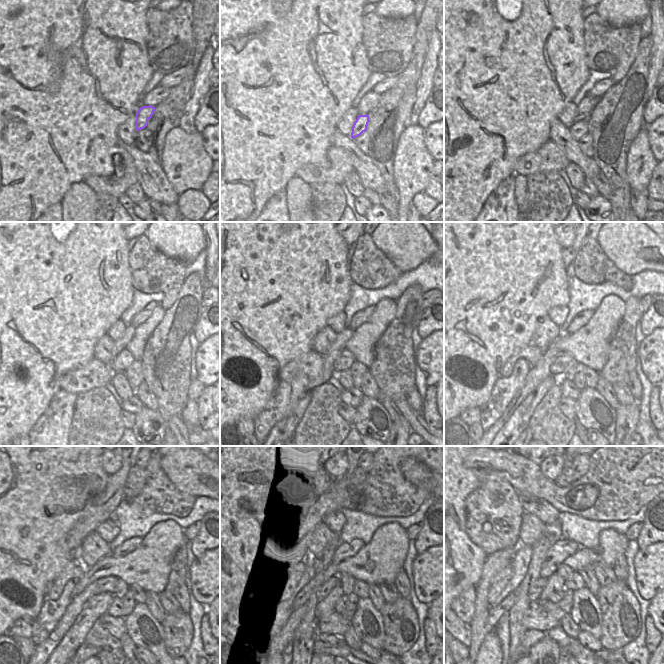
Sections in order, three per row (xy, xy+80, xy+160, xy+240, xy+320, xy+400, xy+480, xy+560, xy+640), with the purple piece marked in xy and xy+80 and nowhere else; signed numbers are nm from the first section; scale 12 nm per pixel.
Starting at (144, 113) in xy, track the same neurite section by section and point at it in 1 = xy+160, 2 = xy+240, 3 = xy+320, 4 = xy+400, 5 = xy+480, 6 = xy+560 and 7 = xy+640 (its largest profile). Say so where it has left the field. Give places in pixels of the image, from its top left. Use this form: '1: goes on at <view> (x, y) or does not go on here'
1: goes on at xy+160 (578, 129)
2: goes on at xy+240 (124, 359)
3: goes on at xy+320 (344, 362)
4: goes on at xy+400 (563, 360)
5: goes on at xy+480 (107, 584)
6: goes on at xy+560 (325, 588)
7: goes on at xy+640 (534, 592)

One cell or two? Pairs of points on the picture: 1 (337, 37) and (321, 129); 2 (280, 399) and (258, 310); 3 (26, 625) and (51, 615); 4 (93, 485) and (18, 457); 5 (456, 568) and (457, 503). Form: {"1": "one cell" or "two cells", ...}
{"1": "one cell", "2": "two cells", "3": "two cells", "4": "one cell", "5": "one cell"}

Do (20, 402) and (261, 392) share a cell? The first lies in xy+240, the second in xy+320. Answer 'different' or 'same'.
same

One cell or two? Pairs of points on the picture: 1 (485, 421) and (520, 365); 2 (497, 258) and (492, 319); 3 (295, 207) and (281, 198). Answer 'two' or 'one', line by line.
1: one
2: one
3: two

